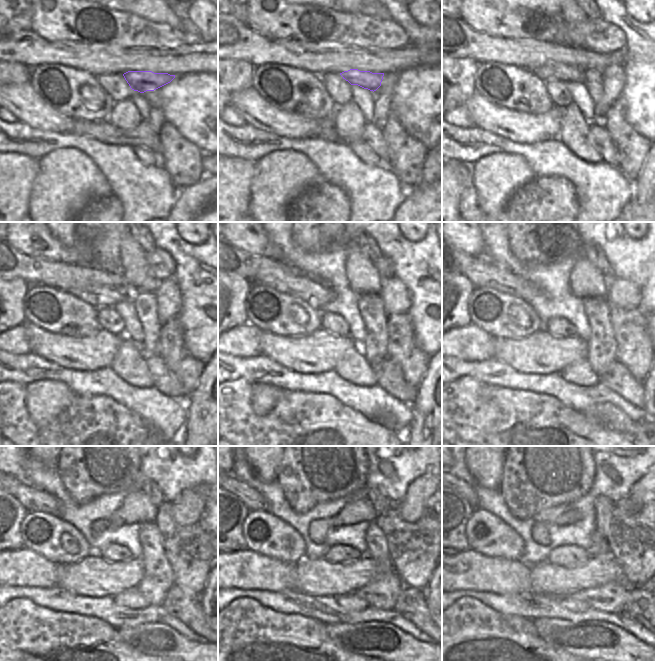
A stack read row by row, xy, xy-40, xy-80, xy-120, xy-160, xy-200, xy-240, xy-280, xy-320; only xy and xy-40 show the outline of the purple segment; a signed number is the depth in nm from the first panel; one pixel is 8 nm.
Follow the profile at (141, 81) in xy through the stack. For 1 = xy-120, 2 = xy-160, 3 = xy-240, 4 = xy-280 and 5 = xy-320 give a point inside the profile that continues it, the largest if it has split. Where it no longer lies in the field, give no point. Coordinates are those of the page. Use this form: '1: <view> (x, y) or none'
1: xy-120 (98, 297)
2: xy-160 (315, 293)
3: xy-240 (33, 499)
4: xy-280 (254, 501)
5: xy-320 (467, 491)

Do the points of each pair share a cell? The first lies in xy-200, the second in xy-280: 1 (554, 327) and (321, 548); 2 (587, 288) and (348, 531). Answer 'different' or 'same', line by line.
1: different
2: different

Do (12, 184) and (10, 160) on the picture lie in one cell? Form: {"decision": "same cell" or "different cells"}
{"decision": "same cell"}

